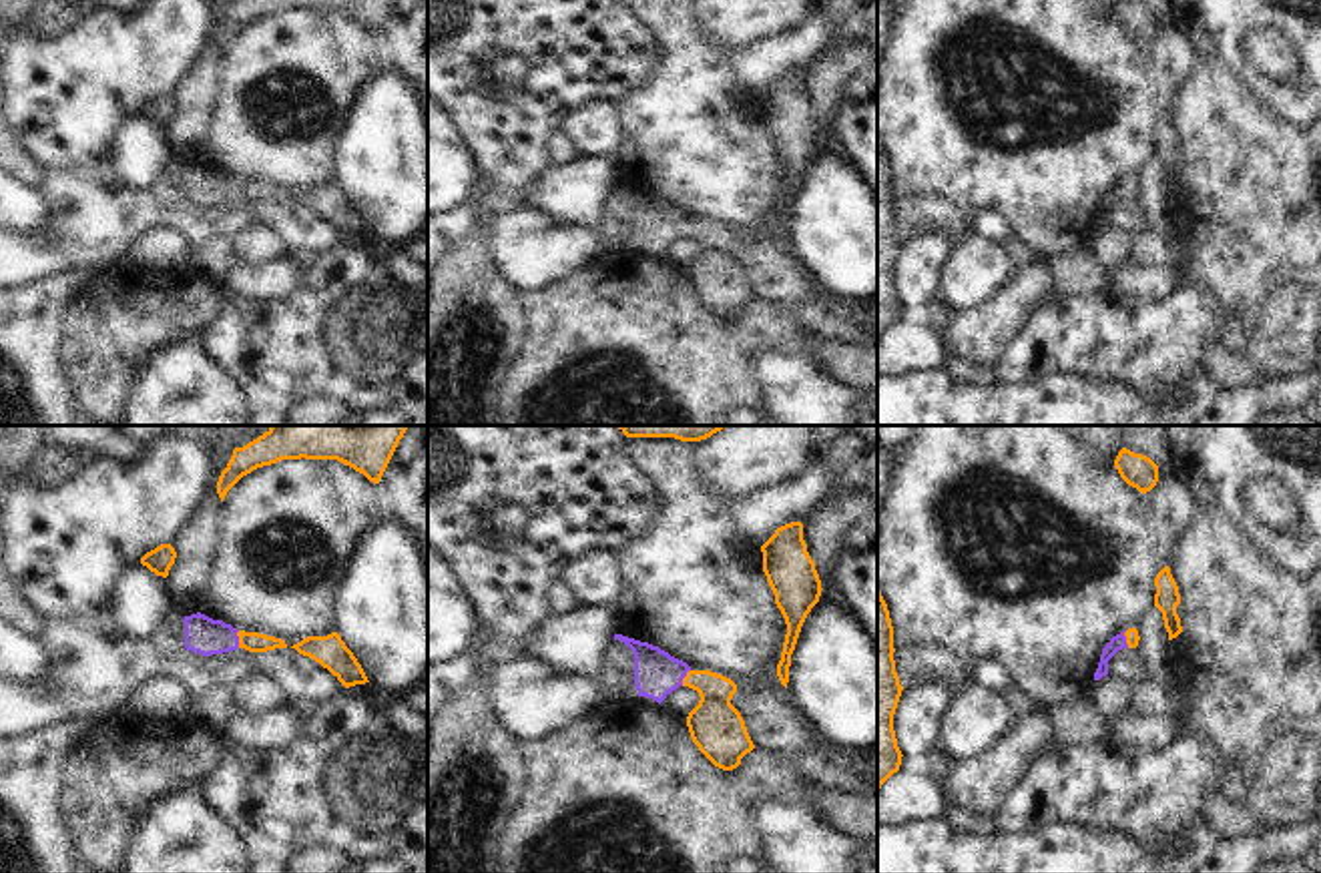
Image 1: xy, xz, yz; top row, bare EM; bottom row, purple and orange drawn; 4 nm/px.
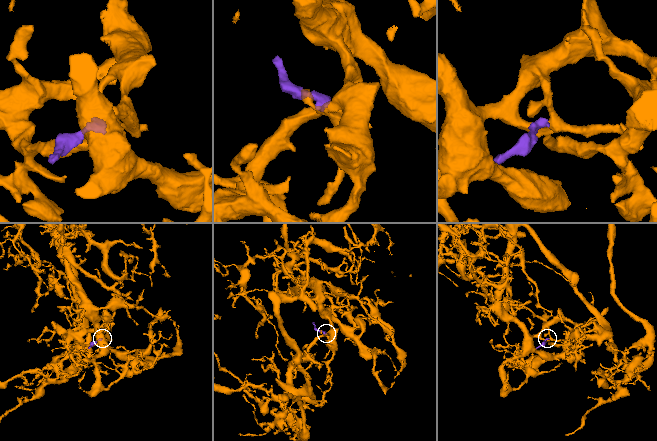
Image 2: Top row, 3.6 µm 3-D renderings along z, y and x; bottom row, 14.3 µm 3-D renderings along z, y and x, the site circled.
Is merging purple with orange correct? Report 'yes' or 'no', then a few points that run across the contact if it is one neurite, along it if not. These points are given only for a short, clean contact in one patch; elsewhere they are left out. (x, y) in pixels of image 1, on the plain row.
yes; line xy (203, 185), (237, 189), (249, 191)

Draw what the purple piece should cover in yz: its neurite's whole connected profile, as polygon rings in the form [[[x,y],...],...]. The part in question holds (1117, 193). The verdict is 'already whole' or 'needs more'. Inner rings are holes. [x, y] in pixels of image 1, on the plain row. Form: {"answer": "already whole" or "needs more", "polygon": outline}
{"answer": "needs more", "polygon": [[[1128,179],[1122,181],[1120,185],[1112,187],[1110,193],[1102,199],[1098,219],[1094,223],[1094,231],[1100,231],[1102,227],[1108,225],[1108,211],[1122,199],[1136,199],[1138,197],[1138,181]]]}

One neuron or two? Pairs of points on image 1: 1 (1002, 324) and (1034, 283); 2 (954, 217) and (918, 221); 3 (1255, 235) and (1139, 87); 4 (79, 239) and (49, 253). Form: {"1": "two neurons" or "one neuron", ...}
{"1": "one neuron", "2": "one neuron", "3": "two neurons", "4": "one neuron"}

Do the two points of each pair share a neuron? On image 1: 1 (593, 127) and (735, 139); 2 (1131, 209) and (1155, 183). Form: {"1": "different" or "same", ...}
{"1": "different", "2": "different"}

